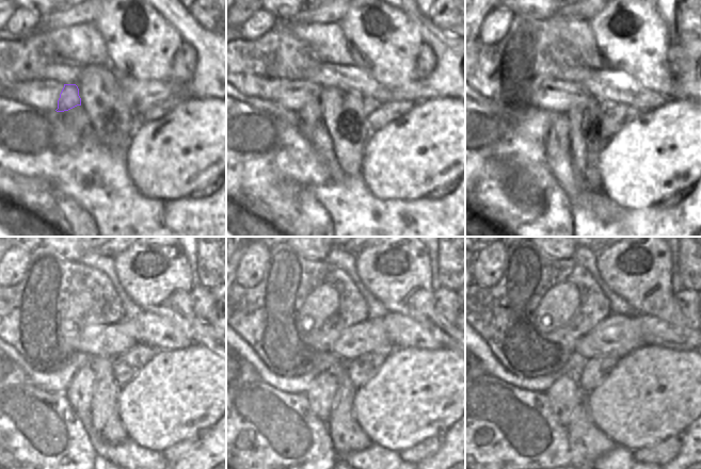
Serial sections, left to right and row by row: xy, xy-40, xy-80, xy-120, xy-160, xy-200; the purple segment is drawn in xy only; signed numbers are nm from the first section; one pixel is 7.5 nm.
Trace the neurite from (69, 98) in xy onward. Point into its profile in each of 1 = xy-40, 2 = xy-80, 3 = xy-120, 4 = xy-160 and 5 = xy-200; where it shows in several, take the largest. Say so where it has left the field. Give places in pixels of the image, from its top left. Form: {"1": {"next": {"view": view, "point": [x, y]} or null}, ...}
{"1": {"next": {"view": "xy-40", "point": [311, 114]}}, "2": {"next": {"view": "xy-80", "point": [558, 158]}}, "3": {"next": {"view": "xy-120", "point": [80, 392]}}, "4": {"next": {"view": "xy-160", "point": [321, 391]}}, "5": {"next": {"view": "xy-200", "point": [564, 394]}}}

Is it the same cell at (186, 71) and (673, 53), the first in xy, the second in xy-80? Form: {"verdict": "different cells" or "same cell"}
{"verdict": "same cell"}

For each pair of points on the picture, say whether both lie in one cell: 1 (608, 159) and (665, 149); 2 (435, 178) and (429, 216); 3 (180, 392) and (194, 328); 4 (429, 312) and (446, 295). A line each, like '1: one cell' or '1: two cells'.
1: one cell
2: two cells
3: two cells
4: two cells

